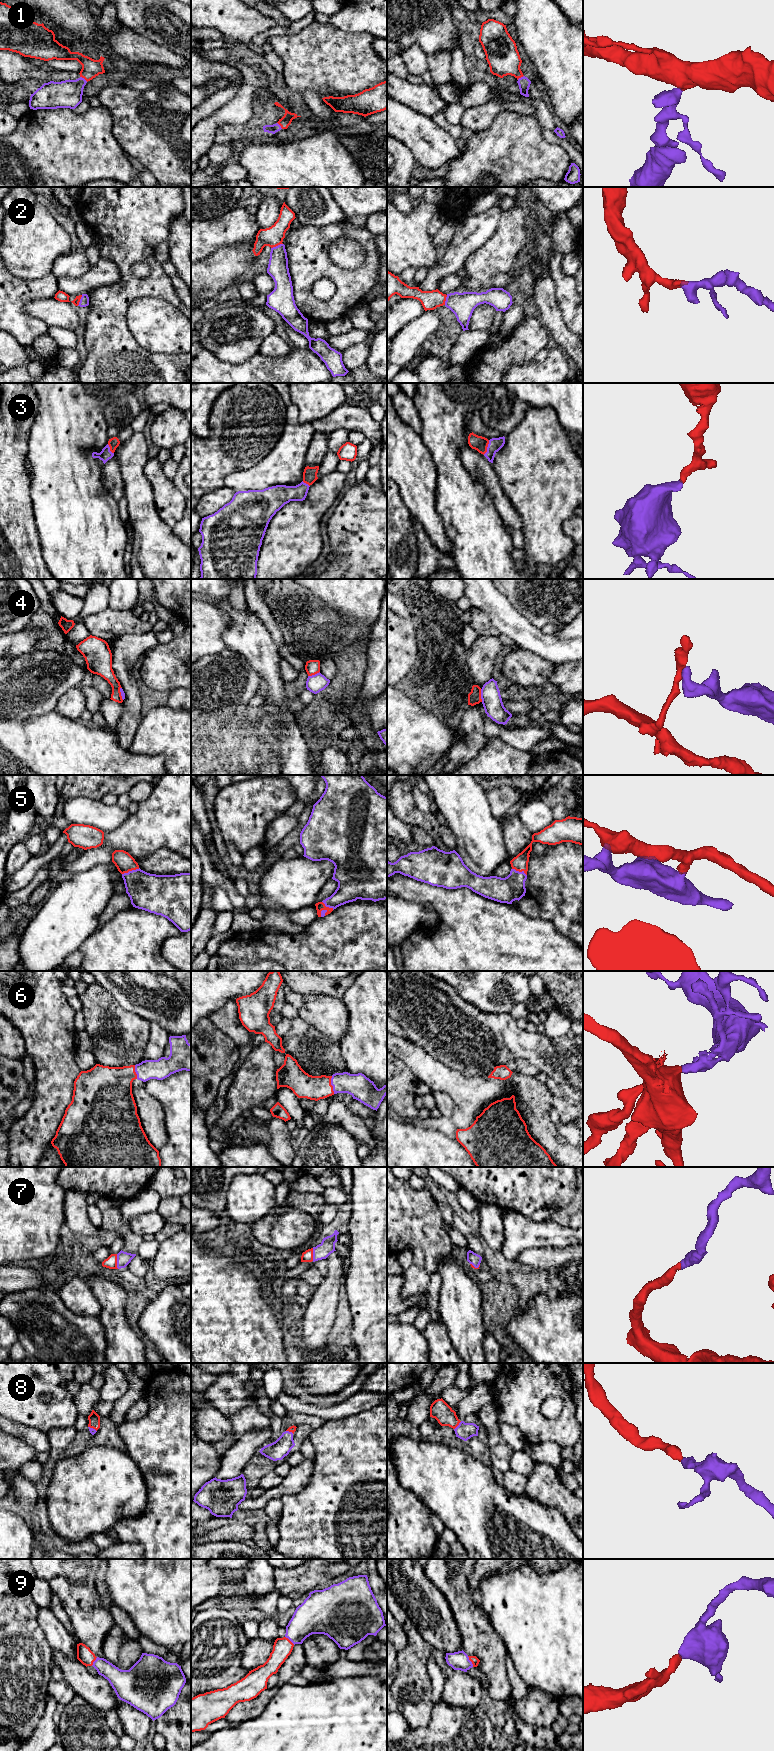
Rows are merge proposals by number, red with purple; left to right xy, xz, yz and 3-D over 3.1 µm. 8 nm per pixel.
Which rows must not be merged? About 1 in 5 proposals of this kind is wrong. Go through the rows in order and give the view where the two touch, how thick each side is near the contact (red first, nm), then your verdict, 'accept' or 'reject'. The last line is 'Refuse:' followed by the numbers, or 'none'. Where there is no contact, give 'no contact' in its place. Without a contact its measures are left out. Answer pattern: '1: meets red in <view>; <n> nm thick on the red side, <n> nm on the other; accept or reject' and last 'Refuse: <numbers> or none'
1: meets red in xy; 150 nm thick on the red side, 220 nm on the other; accept
2: meets red in xz; 160 nm thick on the red side, 160 nm on the other; accept
3: meets red in yz; 120 nm thick on the red side, 110 nm on the other; accept
4: meets red in yz; 110 nm thick on the red side, 160 nm on the other; reject
5: meets red in xy; 150 nm thick on the red side, 300 nm on the other; accept
6: meets red in xz; 200 nm thick on the red side, 200 nm on the other; accept
7: meets red in xy; 100 nm thick on the red side, 110 nm on the other; accept
8: meets red in yz; 160 nm thick on the red side, 140 nm on the other; accept
9: meets red in yz; 70 nm thick on the red side, 150 nm on the other; accept
Refuse: 4

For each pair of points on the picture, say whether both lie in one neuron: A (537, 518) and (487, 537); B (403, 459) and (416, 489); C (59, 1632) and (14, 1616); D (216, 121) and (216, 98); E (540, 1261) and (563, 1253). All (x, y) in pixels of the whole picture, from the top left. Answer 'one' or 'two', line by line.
A: two
B: one
C: two
D: two
E: one

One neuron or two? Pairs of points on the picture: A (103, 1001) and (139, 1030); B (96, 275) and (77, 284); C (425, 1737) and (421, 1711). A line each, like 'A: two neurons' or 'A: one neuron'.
A: one neuron
B: one neuron
C: two neurons

